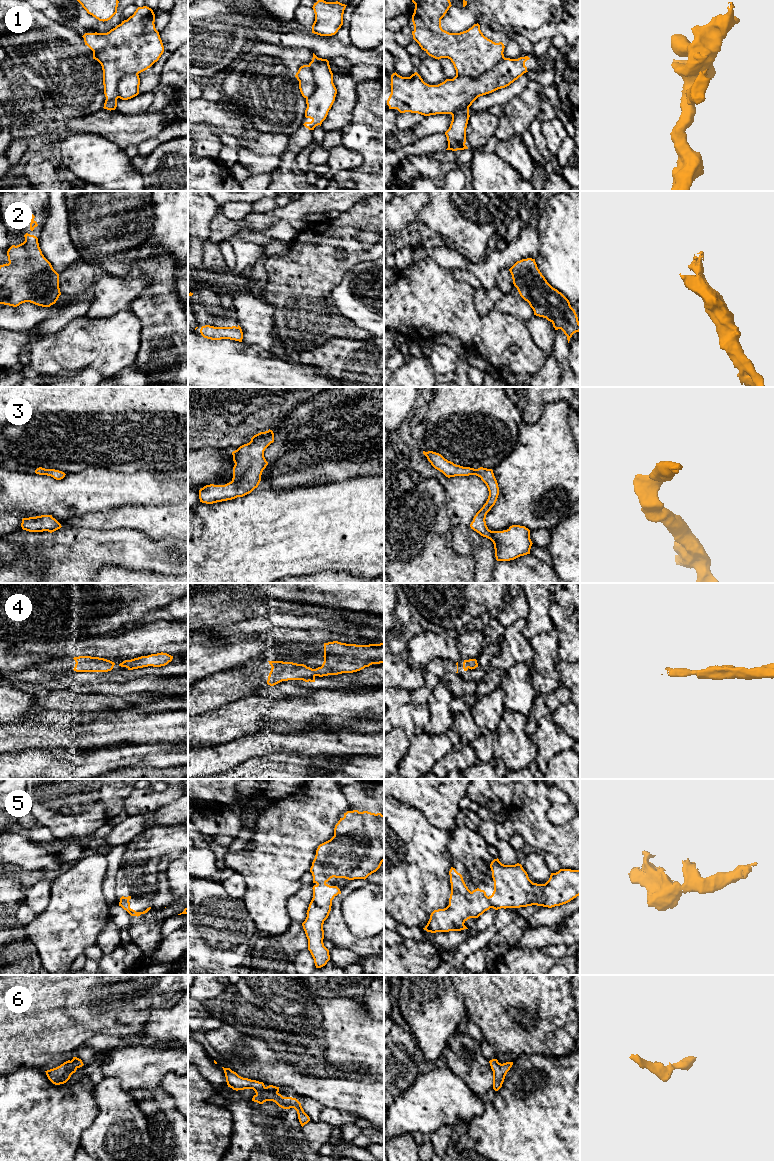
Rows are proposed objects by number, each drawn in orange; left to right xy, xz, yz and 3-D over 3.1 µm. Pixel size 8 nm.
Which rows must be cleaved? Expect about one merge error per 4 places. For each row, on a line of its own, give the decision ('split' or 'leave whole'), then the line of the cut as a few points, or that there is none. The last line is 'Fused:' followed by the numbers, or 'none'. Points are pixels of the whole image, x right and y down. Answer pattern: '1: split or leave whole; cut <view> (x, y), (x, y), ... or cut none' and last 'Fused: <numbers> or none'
1: split; cut yz (504, 57), (478, 77), (456, 76)
2: leave whole; cut none
3: leave whole; cut none
4: leave whole; cut none
5: leave whole; cut none
6: leave whole; cut none
Fused: 1

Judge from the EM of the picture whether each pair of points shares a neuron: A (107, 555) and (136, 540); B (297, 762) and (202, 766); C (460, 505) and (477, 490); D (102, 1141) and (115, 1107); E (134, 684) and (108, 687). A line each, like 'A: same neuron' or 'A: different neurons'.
A: same neuron
B: different neurons
C: same neuron
D: same neuron
E: same neuron

